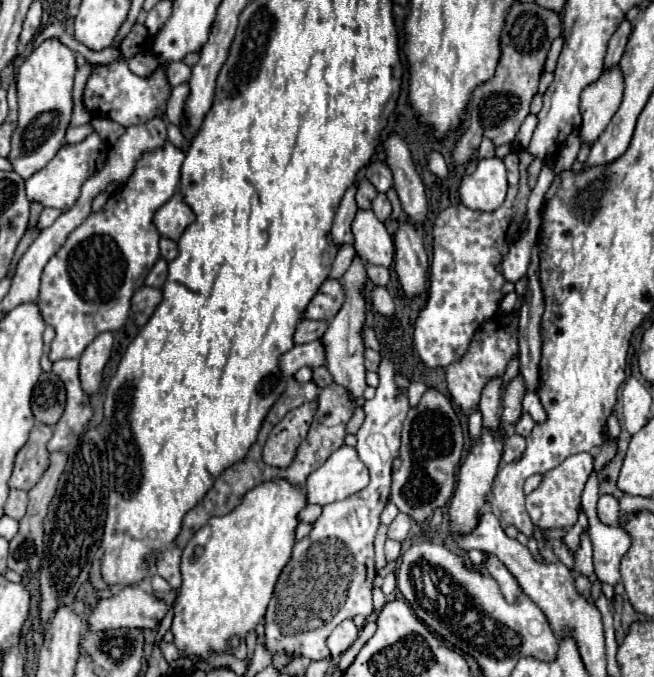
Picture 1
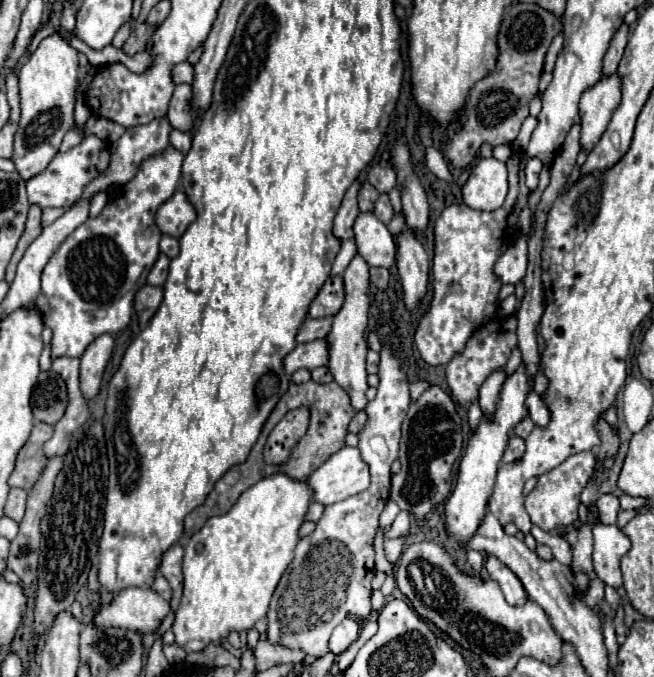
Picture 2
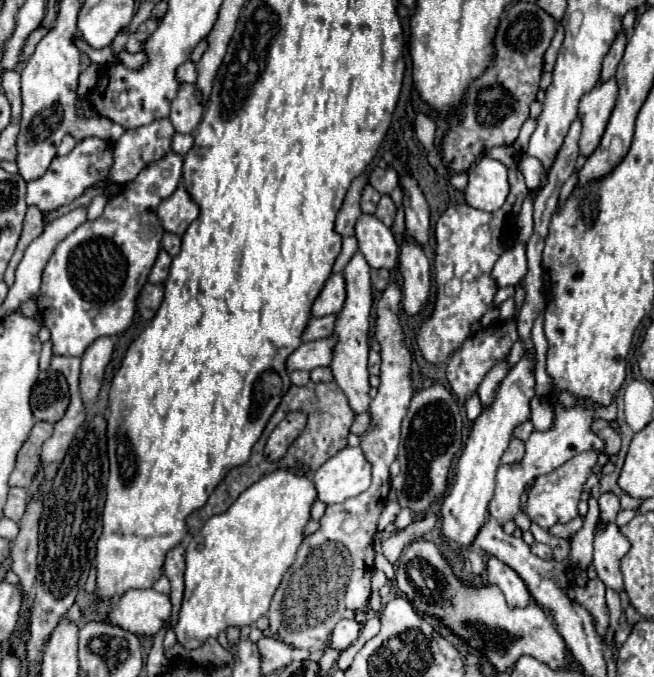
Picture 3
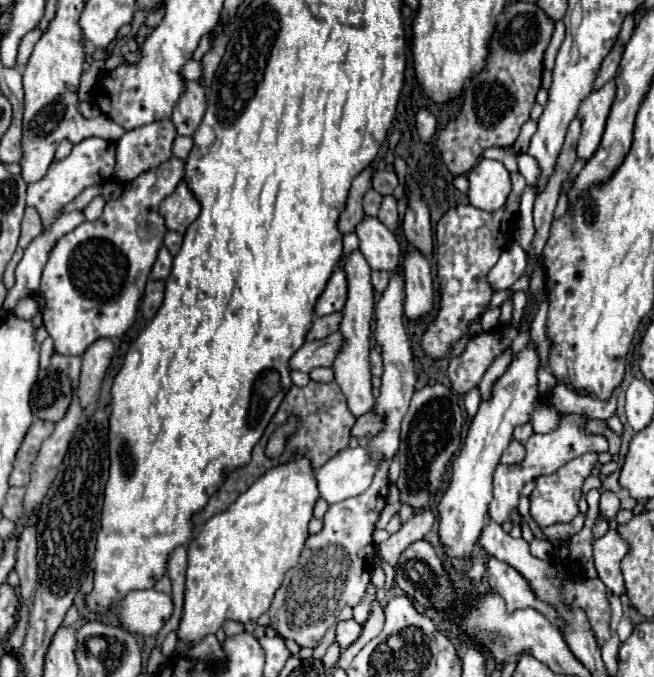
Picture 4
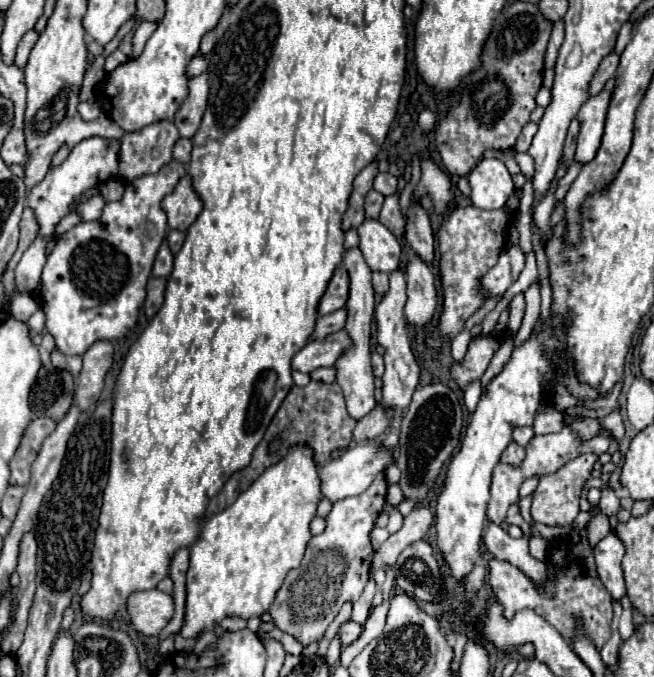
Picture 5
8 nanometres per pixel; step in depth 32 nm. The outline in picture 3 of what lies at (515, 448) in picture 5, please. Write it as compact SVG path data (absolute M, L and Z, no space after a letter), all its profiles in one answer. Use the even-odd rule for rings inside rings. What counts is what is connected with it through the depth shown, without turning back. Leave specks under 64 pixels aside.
M512 438L510 446L506 448L506 452L502 456L502 464L512 464L512 462L522 460L522 458L524 458L524 442L518 438Z

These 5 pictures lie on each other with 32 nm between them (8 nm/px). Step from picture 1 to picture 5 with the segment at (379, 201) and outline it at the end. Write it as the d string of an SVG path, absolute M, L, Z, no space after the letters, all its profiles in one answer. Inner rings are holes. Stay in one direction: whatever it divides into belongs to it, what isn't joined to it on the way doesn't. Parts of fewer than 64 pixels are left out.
M396 194L386 196L378 220L380 220L394 236L402 236L402 234L404 234L404 214L400 212L398 196L396 196Z

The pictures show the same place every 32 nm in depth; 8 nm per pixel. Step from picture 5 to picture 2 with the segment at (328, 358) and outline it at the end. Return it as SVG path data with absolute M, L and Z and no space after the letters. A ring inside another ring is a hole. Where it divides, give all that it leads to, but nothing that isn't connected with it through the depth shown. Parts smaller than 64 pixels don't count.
M314 340L308 344L298 344L290 354L286 354L282 366L288 376L292 376L300 368L314 370L318 366L328 364L328 344L324 340Z

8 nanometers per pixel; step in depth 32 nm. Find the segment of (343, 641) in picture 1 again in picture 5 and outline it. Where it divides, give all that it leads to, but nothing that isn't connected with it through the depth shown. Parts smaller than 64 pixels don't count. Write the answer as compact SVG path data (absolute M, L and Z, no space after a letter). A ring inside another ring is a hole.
M352 620L340 624L340 644L342 644L342 648L346 648L348 644L352 644L360 636L360 632L362 632L362 626L356 624L356 622L352 622Z

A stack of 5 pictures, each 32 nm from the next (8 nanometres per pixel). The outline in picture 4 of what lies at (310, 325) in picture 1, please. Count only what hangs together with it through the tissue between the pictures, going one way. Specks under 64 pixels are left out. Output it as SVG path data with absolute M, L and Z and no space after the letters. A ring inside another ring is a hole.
M340 312L328 314L328 316L320 316L312 320L312 328L306 334L306 340L320 340L330 336L332 332L336 332L336 328L340 326Z

